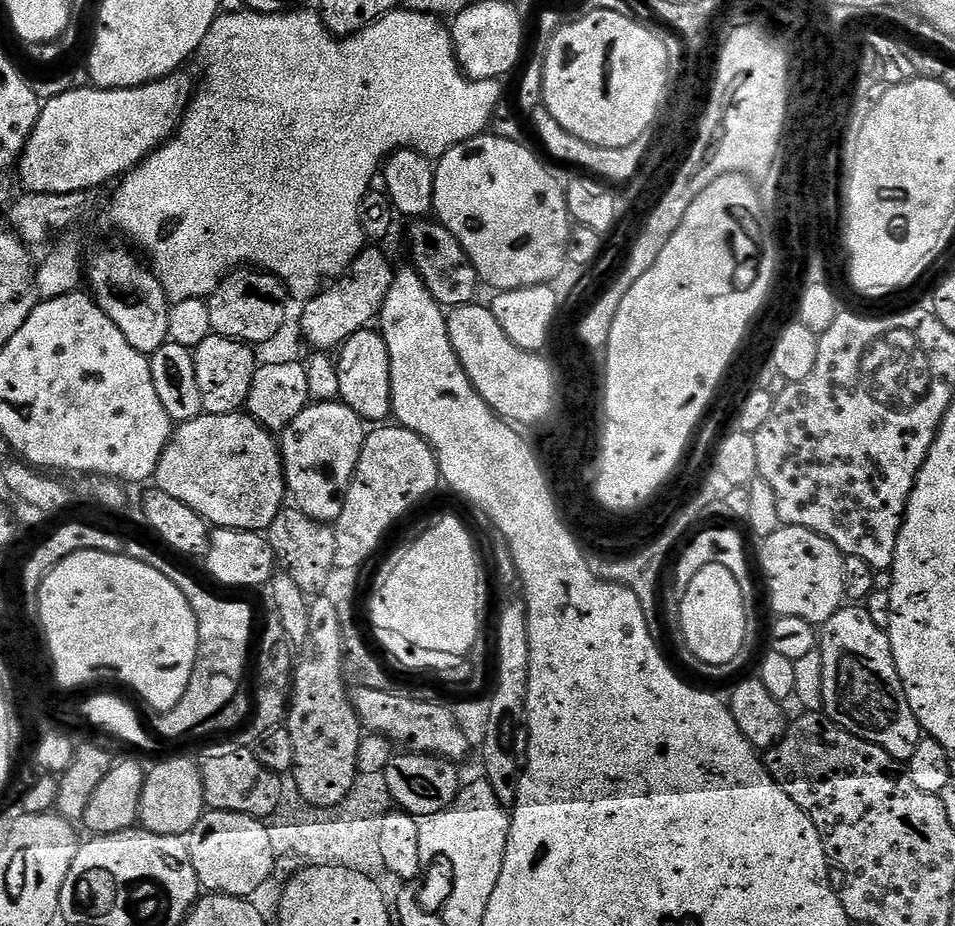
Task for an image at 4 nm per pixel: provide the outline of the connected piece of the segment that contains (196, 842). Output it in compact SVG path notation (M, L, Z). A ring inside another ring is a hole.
M208 810L186 839L190 862L194 862L198 882L205 893L252 898L268 879L273 879L275 865L263 819Z

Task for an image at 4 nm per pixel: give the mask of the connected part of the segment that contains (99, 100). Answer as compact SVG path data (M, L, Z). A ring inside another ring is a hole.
M173 74L137 88L89 86L43 101L36 128L26 142L24 153L20 155L18 173L24 183L23 191L60 195L88 194L92 192L91 188L100 188L107 180L119 181L125 172L137 168L150 153L172 139L188 110L193 92L194 84L192 88L184 74Z

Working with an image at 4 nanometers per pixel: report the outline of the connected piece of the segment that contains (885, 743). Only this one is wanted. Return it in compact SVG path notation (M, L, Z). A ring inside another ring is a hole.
M841 606L819 629L818 651L822 658L823 711L827 716L850 734L882 746L882 750L889 752L896 760L906 762L912 757L922 739L922 729L918 718L914 718L914 710L910 710L910 702L906 702L906 690L894 666L888 633L885 629L874 626L874 618L870 618L867 607Z

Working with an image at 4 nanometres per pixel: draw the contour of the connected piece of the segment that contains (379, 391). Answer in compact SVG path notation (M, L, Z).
M361 328L346 341L338 352L339 399L365 422L384 422L392 416L392 387L390 386L390 354L379 331Z

